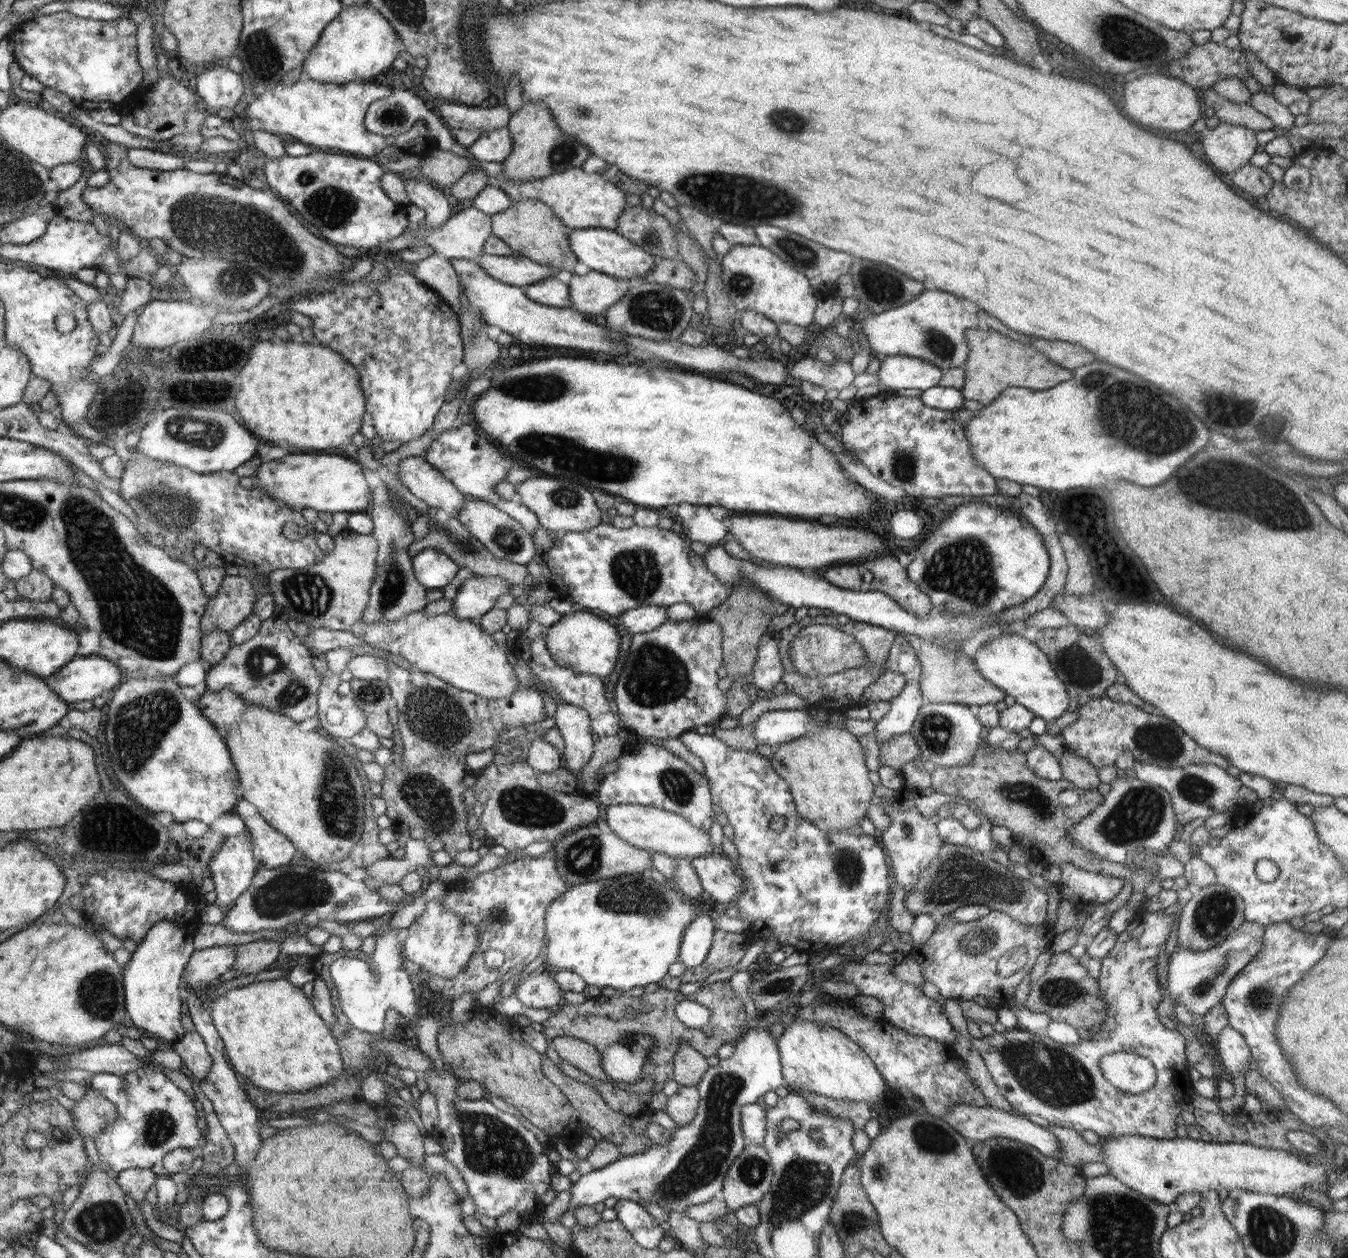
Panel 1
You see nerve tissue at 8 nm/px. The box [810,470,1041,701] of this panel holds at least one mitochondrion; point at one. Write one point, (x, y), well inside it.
(962, 569)

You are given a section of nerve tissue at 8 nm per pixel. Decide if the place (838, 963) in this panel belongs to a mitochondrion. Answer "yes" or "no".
no

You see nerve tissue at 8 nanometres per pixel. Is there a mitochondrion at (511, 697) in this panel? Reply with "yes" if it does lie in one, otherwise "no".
no

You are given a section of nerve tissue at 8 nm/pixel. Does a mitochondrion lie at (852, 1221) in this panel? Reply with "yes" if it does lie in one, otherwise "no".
yes

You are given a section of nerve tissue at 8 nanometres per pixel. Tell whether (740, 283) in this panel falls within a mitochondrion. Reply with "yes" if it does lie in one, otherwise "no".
yes

